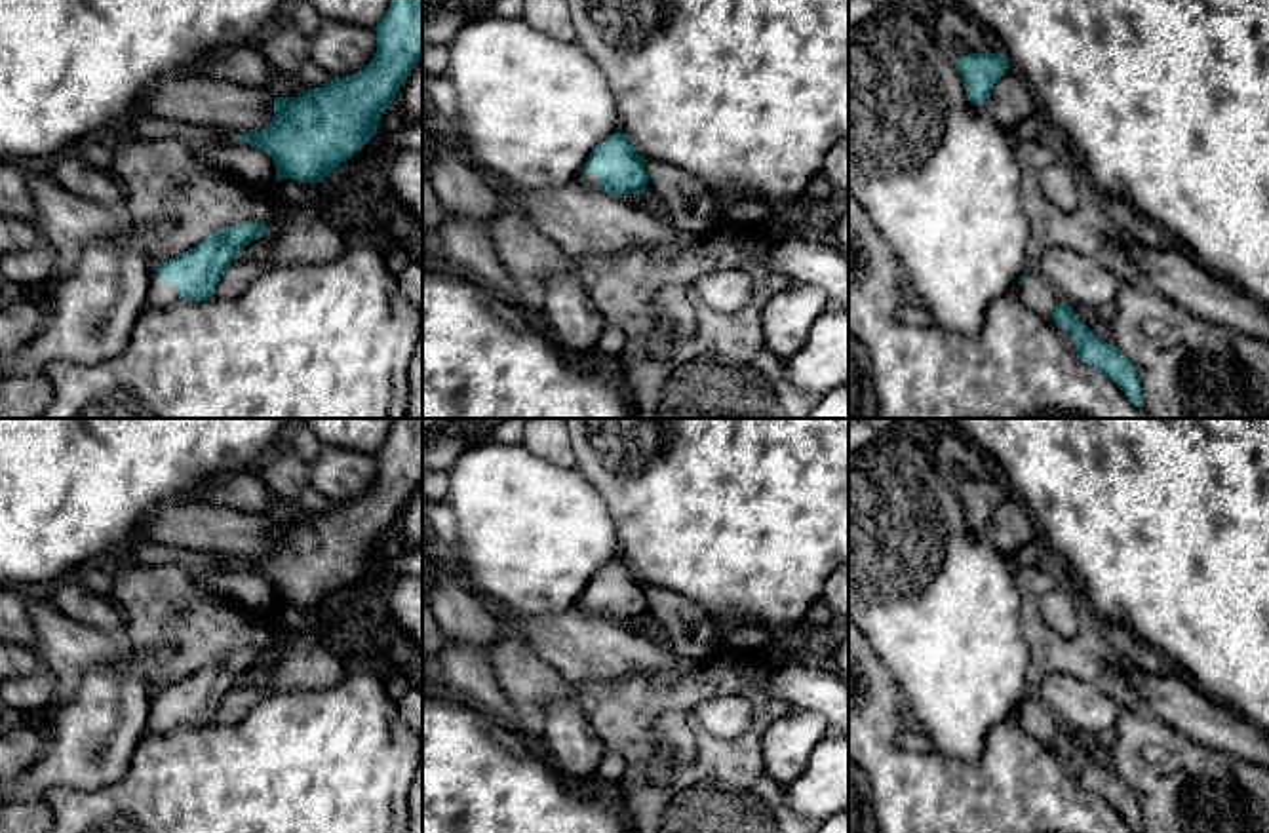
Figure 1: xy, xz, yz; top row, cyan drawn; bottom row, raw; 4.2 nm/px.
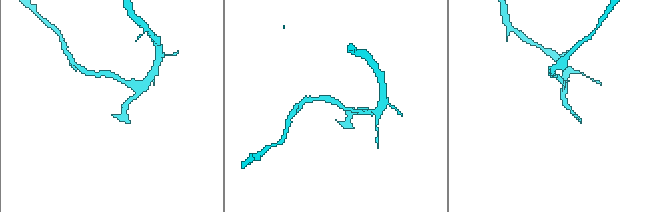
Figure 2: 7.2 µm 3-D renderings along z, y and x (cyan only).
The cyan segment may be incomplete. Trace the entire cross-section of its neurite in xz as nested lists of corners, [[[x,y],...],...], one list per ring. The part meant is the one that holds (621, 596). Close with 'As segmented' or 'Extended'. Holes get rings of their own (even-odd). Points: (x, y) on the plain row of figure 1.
[[[618,557],[592,576],[576,607],[588,616],[601,616],[622,624],[626,620],[645,618],[649,601],[643,582]]]. Extended

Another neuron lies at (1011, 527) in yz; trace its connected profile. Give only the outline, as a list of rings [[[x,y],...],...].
[[[1010,493],[980,534],[1012,559],[1024,546],[1035,542],[1039,527],[1025,502]]]

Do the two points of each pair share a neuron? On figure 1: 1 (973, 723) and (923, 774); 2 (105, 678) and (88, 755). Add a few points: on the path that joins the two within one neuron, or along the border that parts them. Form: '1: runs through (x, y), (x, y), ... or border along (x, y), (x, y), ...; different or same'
1: border along (986, 736), (986, 748), (973, 761), (938, 752); different
2: runs through (105, 697), (105, 717), (92, 736); same

